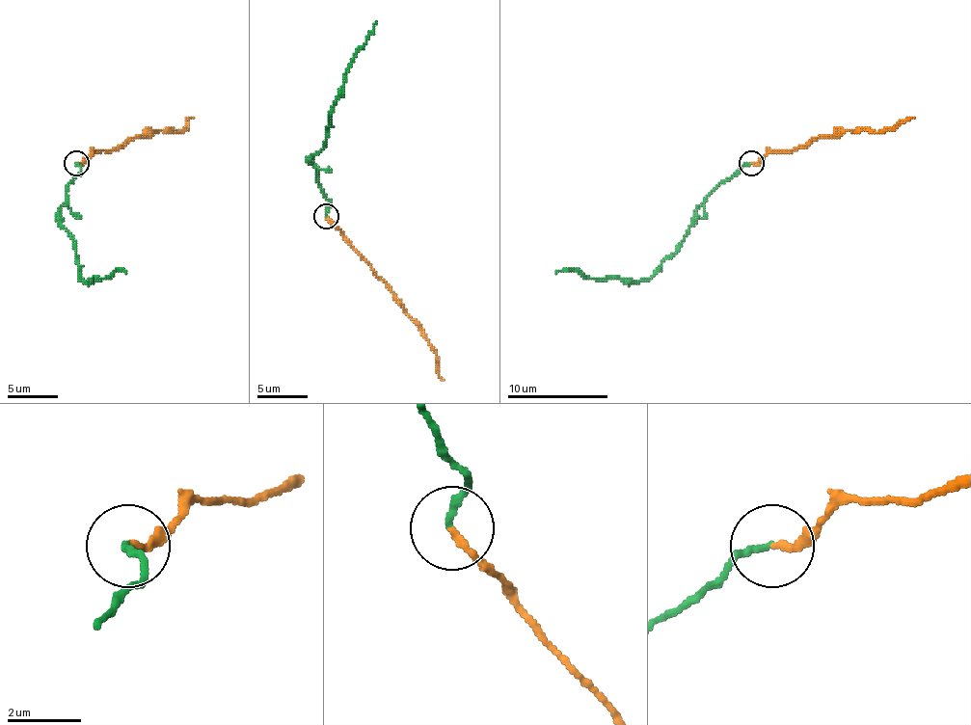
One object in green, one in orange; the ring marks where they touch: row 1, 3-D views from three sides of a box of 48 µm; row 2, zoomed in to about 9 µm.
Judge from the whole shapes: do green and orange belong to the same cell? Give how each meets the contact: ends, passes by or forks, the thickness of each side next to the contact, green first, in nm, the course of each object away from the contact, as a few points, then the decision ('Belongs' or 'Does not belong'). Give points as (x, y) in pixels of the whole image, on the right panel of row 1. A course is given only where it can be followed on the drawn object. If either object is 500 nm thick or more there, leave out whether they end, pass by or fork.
At the ring green ends. At the ring orange ends. Thickness 160 nm (green) against 190 nm. Course of green: (751, 163), (696, 210), (679, 248), (651, 276), (555, 273). Course of orange: (751, 163), (767, 152), (806, 147), (819, 138), (845, 130), (876, 133), (914, 118). Belongs

